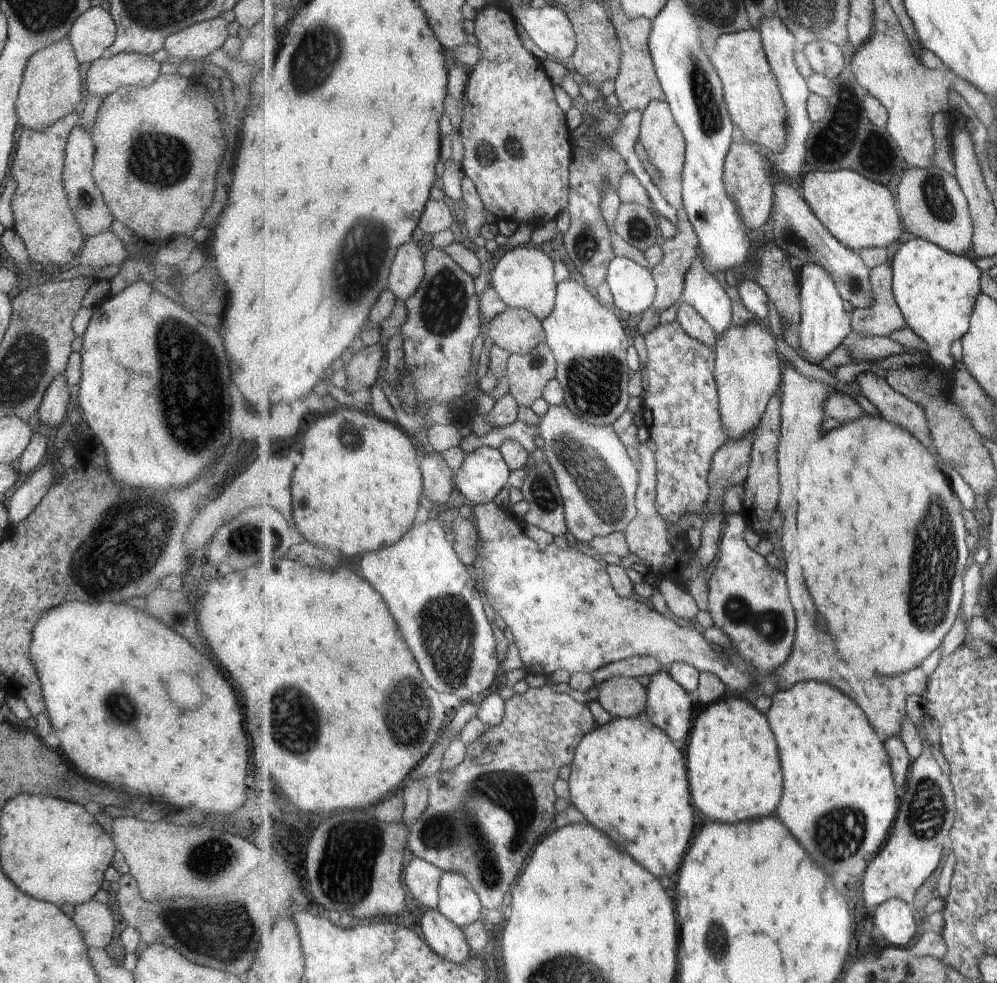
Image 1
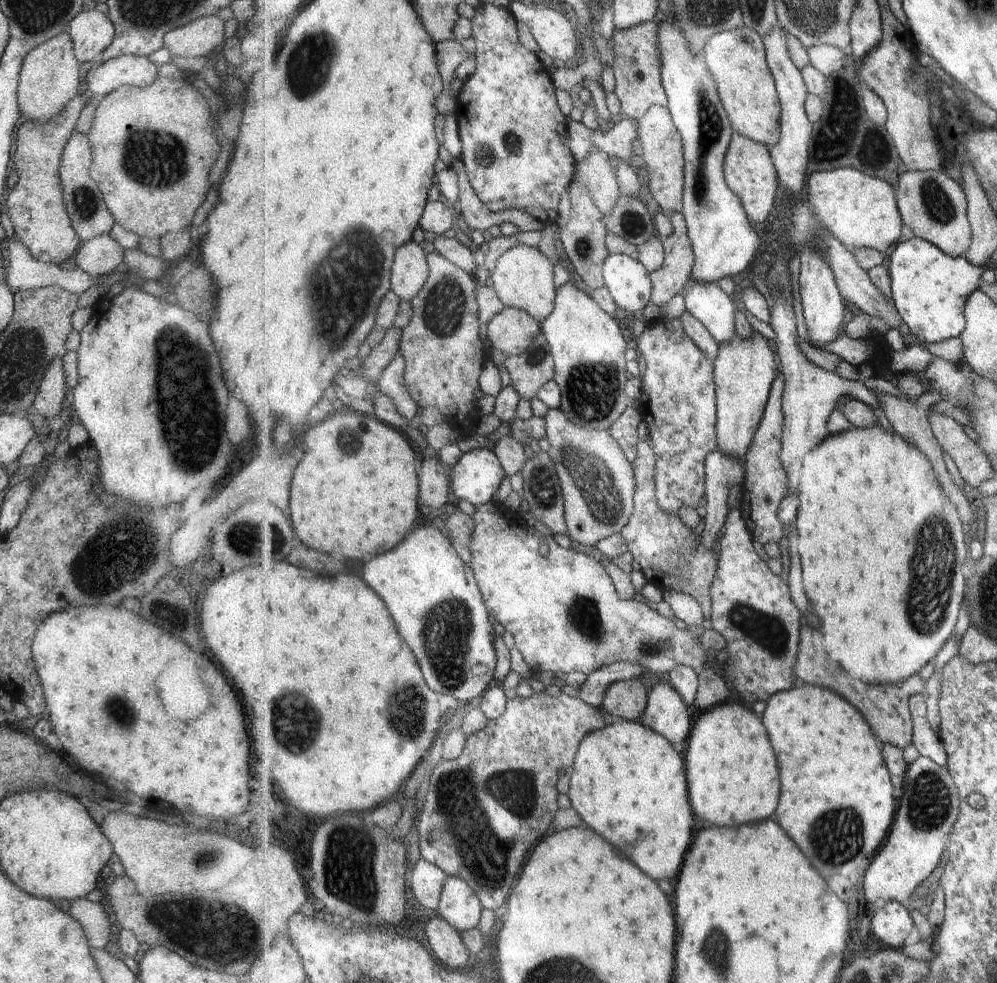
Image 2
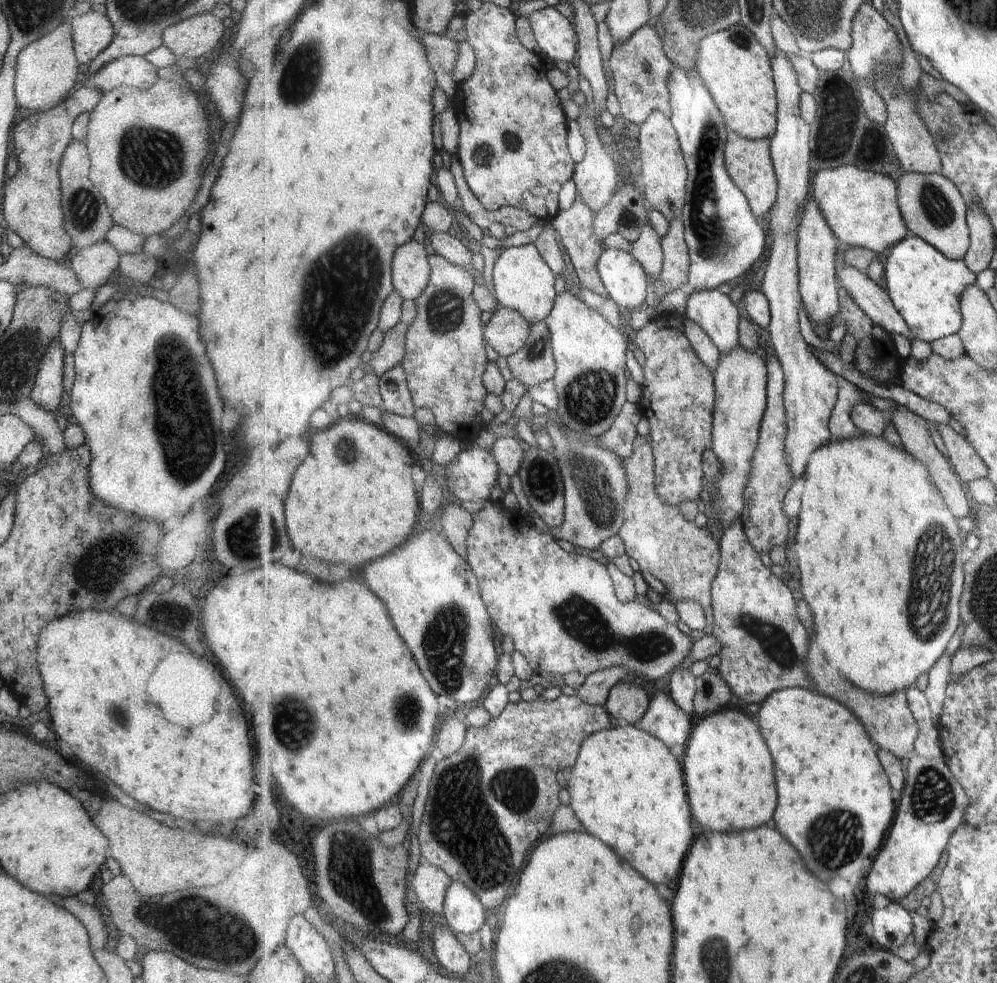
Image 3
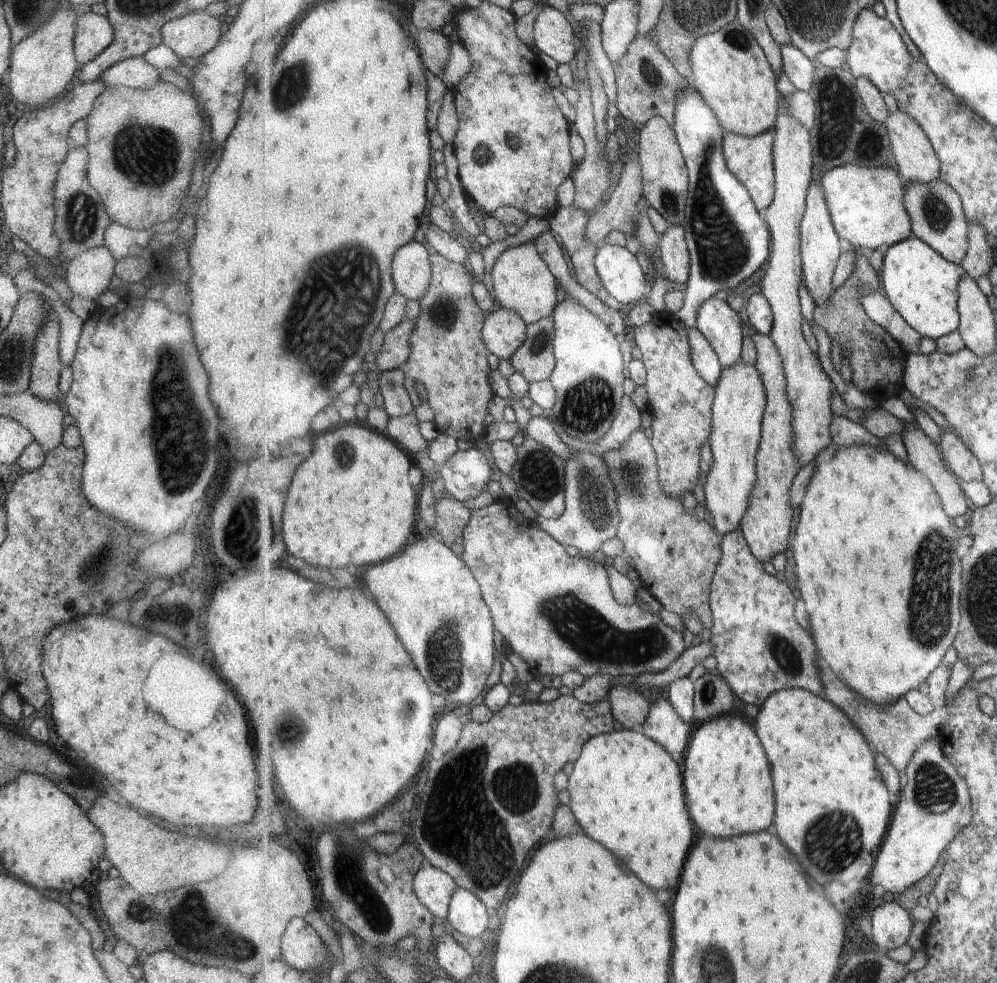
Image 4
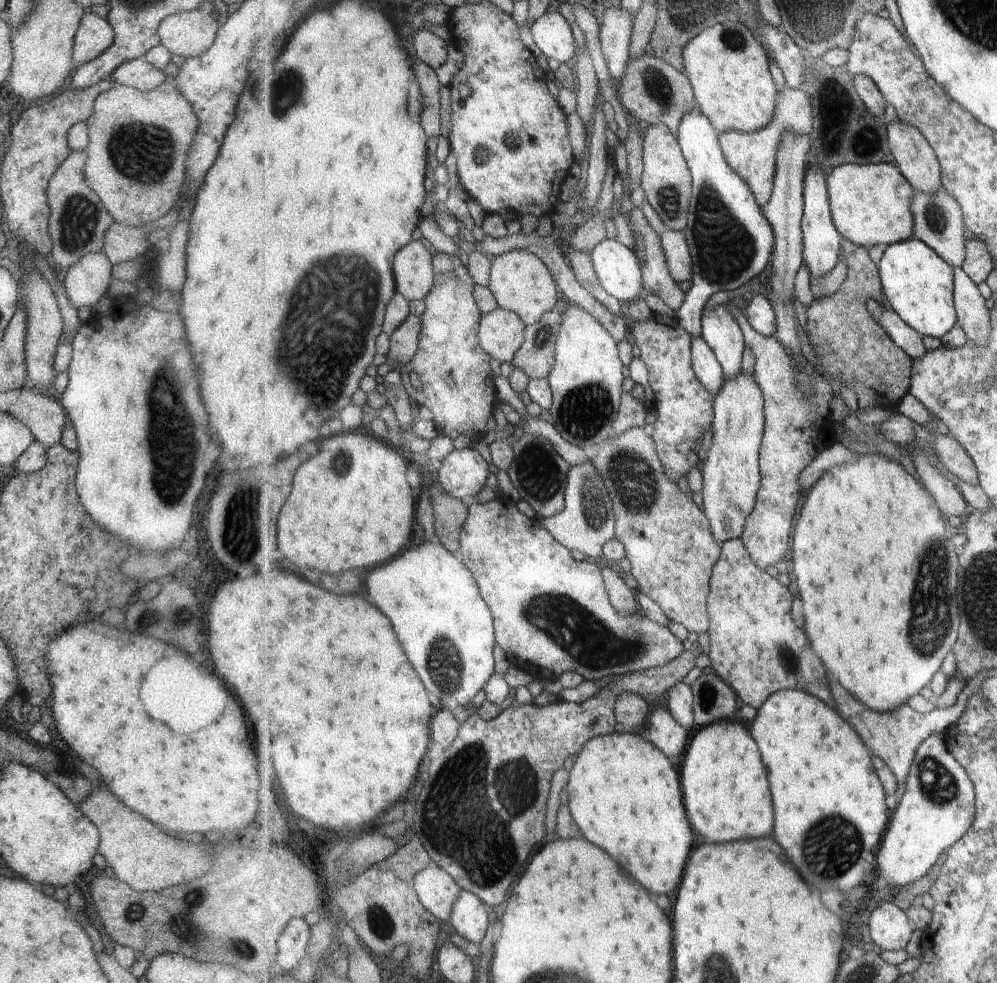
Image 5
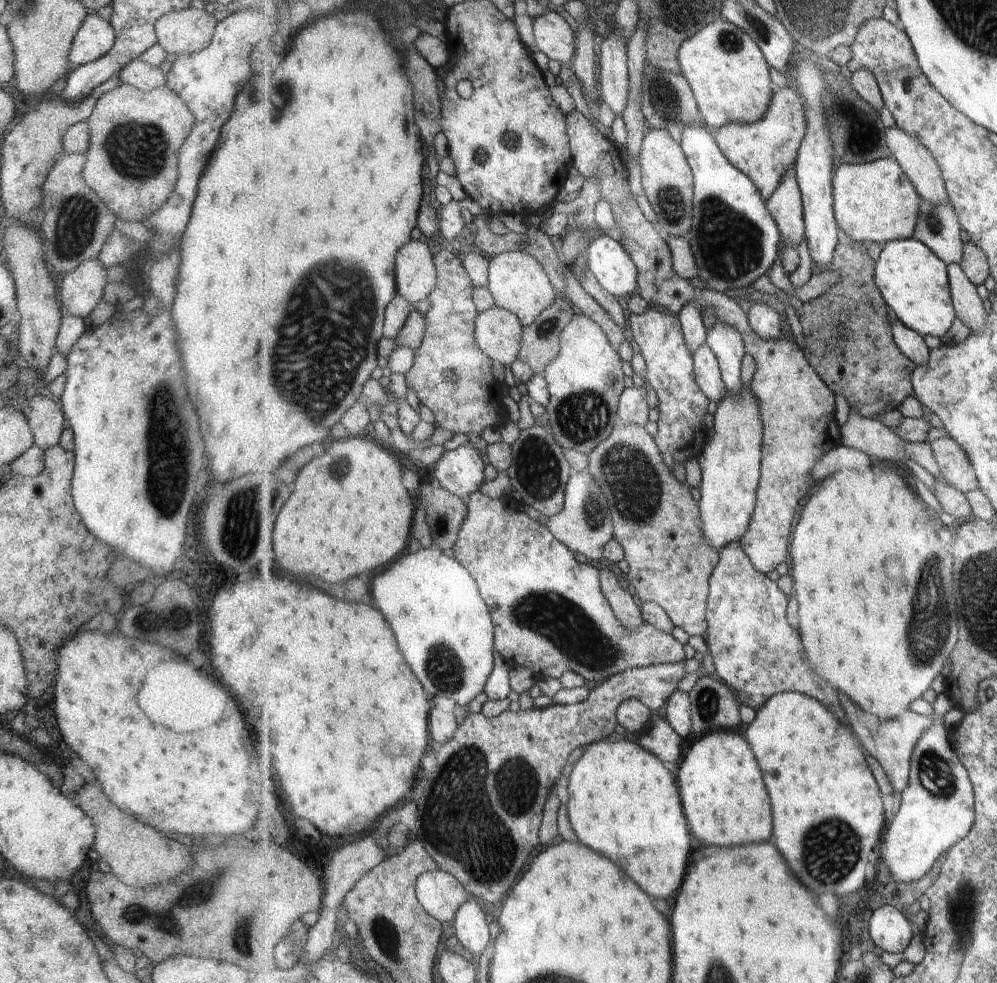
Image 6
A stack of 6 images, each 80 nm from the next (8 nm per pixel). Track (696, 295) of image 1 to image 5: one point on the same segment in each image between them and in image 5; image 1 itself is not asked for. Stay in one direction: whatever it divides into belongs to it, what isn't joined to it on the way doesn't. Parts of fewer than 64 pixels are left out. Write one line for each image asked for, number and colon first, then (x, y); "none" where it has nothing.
2: (714, 308)
3: (713, 311)
4: (723, 326)
5: (721, 331)

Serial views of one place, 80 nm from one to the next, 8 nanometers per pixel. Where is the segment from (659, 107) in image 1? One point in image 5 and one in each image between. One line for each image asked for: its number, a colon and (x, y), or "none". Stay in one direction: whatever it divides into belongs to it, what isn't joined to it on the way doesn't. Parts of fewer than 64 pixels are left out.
2: (663, 149)
3: (664, 174)
4: (666, 176)
5: (667, 182)

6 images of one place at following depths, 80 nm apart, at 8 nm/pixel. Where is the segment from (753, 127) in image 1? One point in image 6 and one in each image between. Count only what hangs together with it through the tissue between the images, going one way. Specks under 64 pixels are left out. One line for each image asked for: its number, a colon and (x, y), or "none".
2: (737, 59)
3: (736, 67)
4: (732, 73)
5: (729, 69)
6: (730, 76)

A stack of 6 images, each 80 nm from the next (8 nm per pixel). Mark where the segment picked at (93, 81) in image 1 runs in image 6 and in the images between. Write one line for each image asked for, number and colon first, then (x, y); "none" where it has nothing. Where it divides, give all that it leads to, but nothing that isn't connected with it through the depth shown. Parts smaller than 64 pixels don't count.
2: (132, 70)
3: (132, 70)
4: (133, 72)
5: (135, 73)
6: (144, 77)

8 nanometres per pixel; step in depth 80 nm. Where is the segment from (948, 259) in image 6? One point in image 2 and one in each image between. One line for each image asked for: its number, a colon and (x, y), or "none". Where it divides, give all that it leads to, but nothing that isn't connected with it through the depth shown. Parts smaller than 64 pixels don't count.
2: (934, 206)
3: (935, 210)
4: (937, 212)
5: (939, 223)

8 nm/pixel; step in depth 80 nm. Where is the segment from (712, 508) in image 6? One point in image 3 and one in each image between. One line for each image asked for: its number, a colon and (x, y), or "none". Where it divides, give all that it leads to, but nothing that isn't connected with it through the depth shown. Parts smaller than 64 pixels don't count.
3: (742, 378)
4: (740, 404)
5: (732, 476)

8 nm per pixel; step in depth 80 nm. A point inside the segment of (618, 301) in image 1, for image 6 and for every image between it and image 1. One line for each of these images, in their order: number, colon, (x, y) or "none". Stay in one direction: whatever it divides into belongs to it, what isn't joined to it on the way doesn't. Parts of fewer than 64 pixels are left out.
2: (629, 282)
3: (627, 282)
4: (620, 271)
5: (617, 267)
6: (609, 262)

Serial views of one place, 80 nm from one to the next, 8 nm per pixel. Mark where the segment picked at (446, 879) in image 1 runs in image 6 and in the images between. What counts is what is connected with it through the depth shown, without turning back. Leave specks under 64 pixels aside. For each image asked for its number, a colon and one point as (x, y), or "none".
2: (461, 907)
3: (465, 912)
4: (468, 914)
5: (469, 918)
6: (472, 929)

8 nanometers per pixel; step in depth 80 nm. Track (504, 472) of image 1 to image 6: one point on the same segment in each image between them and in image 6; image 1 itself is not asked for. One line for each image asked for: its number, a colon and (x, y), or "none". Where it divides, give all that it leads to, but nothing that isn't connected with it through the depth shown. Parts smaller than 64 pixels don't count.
2: (478, 475)
3: (472, 475)
4: (466, 474)
5: (463, 474)
6: (461, 471)

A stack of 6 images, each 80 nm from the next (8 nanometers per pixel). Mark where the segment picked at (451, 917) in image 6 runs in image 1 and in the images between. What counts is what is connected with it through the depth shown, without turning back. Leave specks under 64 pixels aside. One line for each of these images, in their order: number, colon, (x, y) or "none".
1: (423, 878)
2: (427, 880)
3: (430, 883)
4: (433, 886)
5: (438, 891)

